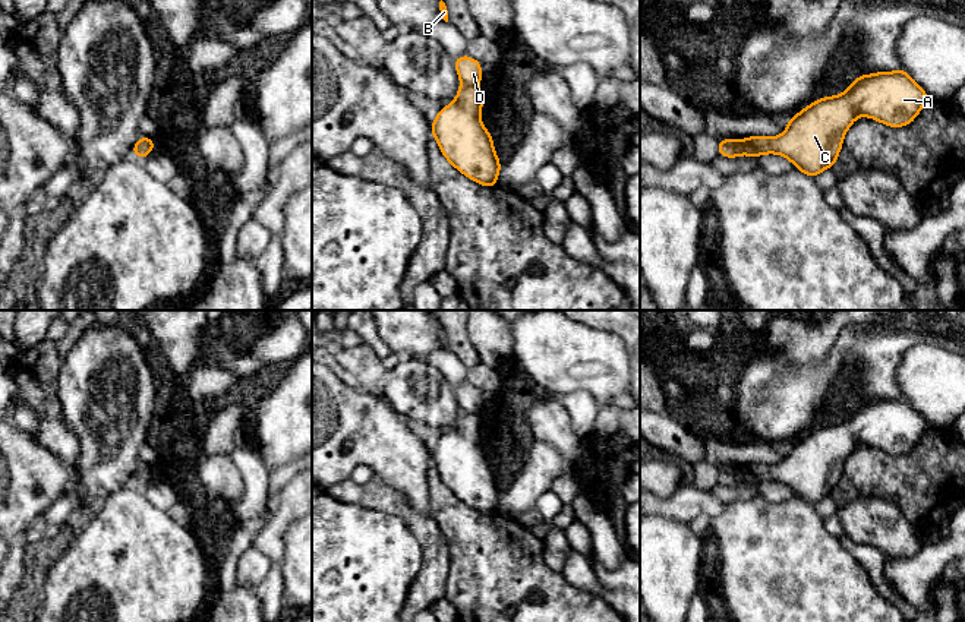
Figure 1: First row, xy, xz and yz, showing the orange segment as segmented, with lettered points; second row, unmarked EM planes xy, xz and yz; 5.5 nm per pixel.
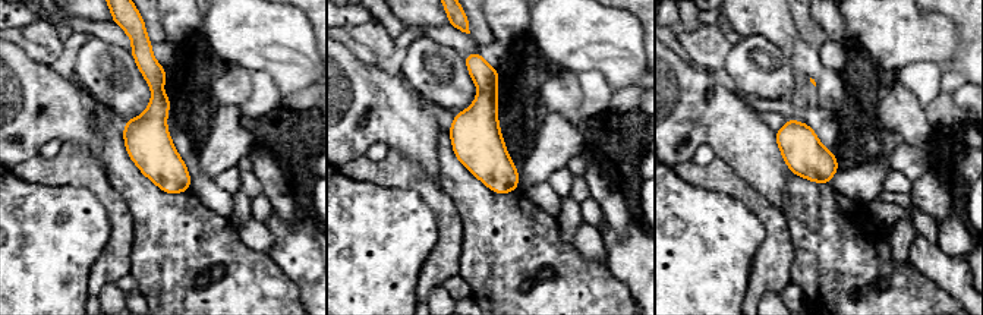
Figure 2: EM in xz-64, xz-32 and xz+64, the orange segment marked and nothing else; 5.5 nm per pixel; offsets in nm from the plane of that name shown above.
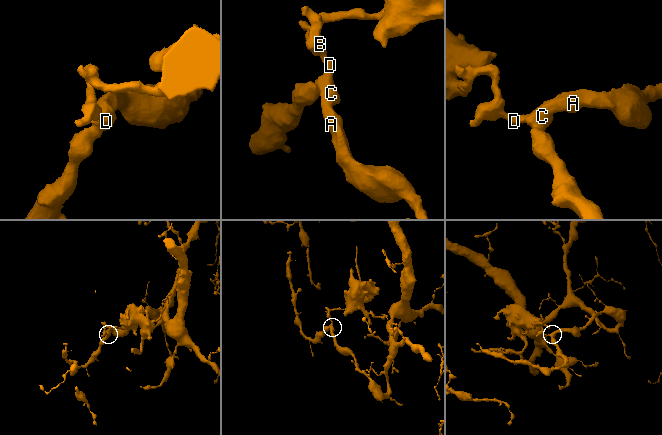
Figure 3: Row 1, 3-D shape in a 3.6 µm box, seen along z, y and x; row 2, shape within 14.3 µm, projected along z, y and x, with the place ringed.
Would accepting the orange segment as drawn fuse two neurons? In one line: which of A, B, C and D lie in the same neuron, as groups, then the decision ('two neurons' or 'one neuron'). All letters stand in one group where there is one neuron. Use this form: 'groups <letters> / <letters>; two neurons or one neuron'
groups A C / B D; two neurons

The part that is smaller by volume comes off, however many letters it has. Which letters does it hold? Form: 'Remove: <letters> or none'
Remove: B, D

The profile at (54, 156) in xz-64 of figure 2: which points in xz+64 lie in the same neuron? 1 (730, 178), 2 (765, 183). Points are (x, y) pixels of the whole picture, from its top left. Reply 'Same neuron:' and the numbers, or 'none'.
Same neuron: 1

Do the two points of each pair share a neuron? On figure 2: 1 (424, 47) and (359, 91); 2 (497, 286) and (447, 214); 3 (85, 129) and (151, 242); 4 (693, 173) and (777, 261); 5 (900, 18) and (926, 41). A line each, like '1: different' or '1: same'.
1: different
2: different
3: different
4: same
5: same

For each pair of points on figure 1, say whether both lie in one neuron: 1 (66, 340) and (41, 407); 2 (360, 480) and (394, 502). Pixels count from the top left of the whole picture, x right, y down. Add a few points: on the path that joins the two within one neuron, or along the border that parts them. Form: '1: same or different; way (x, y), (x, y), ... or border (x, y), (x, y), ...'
1: same; way (51, 356), (41, 366), (41, 391)
2: same; way (369, 489), (385, 498)

